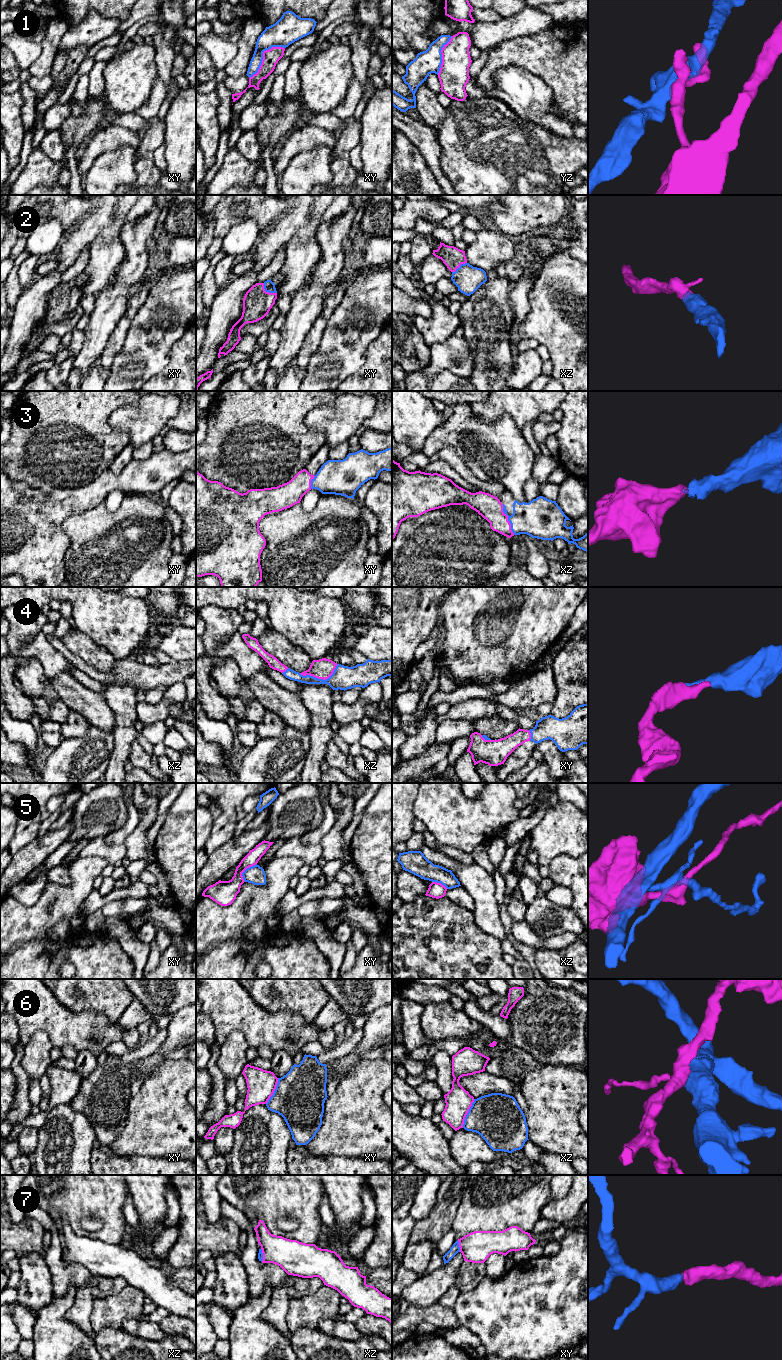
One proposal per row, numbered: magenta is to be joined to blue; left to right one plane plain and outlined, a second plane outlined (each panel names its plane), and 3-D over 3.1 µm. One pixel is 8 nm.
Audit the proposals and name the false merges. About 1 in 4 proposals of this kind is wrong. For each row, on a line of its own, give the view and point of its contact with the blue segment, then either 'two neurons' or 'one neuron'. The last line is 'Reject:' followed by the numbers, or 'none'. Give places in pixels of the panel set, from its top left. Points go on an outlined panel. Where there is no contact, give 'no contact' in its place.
1: meets blue in xy at (262, 55); two neurons
2: meets blue in xy at (267, 291); one neuron
3: meets blue in xz at (508, 519); one neuron
4: meets blue in xz at (320, 679); one neuron
5: meets blue in xy at (245, 870); two neurons
6: meets blue in xz at (467, 1113); one neuron
7: meets blue in xy at (458, 1246); one neuron
Reject: 1, 5

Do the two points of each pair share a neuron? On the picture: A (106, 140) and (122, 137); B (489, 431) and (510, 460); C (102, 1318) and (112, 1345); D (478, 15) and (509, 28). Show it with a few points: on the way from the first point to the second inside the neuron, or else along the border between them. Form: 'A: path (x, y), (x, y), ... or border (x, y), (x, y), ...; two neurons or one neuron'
A: path (110, 137), (118, 137); one neuron
B: path (489, 438), (503, 453); one neuron
C: border (121, 1326), (104, 1326), (95, 1333); two neurons
D: border (502, 18), (490, 22), (475, 21); two neurons

